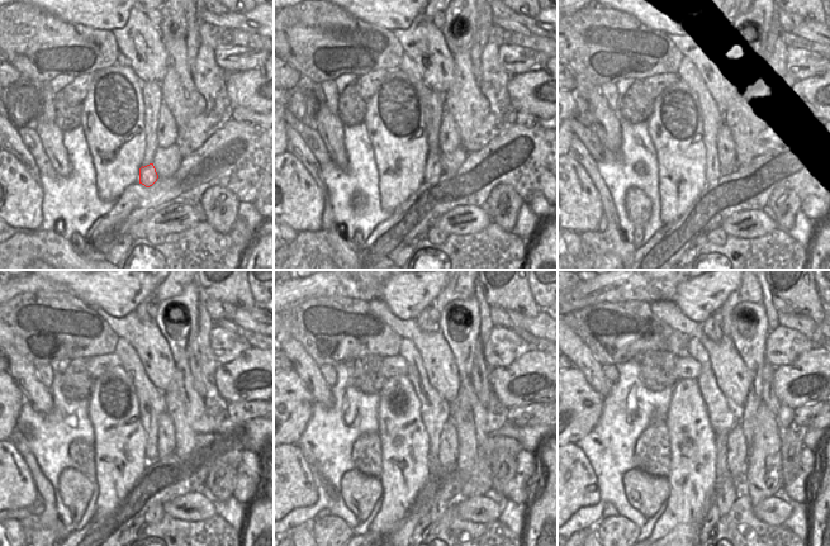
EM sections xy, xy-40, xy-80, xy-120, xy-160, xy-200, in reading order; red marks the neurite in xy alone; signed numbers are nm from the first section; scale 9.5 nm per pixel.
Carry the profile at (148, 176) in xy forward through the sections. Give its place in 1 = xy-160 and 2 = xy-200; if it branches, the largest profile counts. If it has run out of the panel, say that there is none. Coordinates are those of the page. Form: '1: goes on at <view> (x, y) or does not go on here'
1: goes on at xy-160 (435, 408)
2: goes on at xy-200 (720, 414)

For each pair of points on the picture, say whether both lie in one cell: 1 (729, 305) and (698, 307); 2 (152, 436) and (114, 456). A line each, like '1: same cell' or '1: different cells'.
1: different cells
2: different cells

